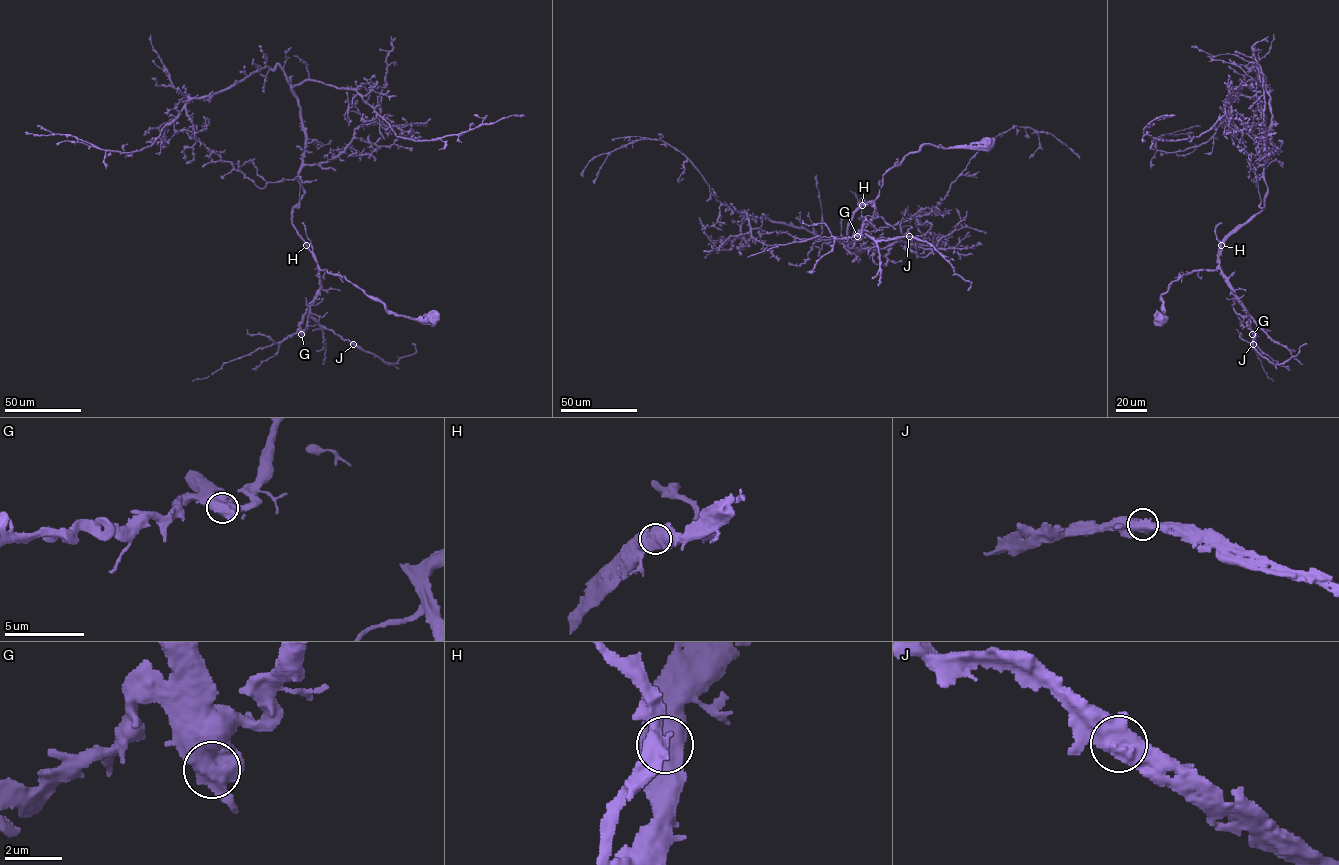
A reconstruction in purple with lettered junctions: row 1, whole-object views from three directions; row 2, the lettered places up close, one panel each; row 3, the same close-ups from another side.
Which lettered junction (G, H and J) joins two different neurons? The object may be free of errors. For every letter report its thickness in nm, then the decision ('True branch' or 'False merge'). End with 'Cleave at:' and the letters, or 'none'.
G: Thickness 750 nm. True branch
H: Thickness 750 nm. True branch
J: Thickness 750 nm. True branch
Cleave at: none

